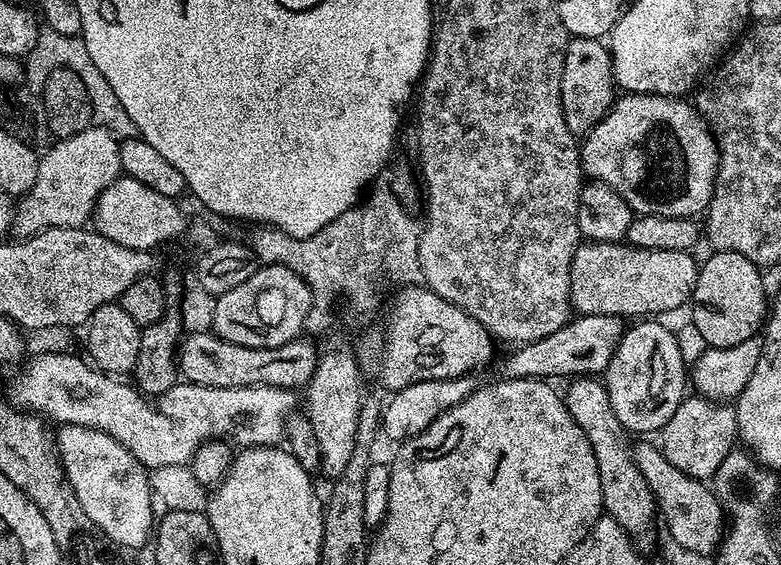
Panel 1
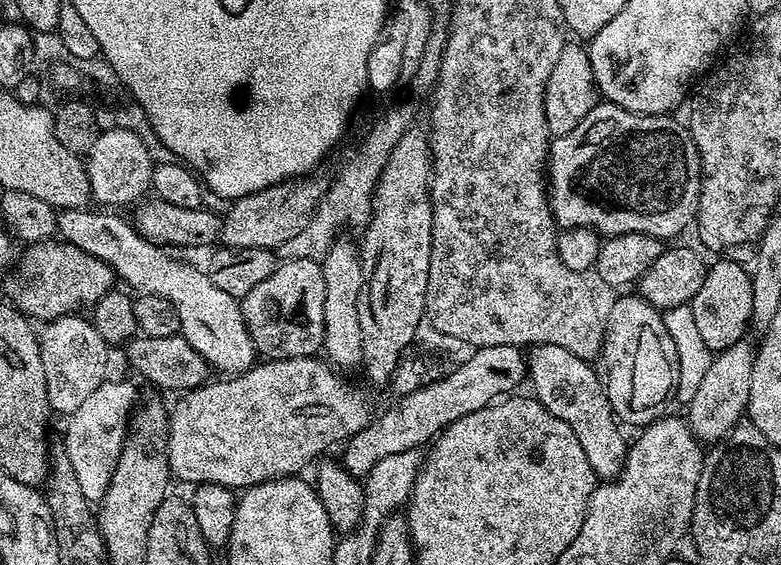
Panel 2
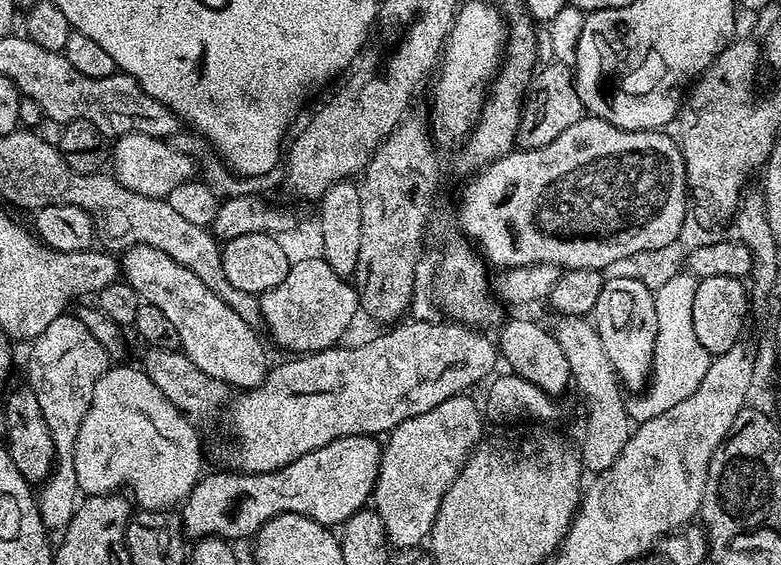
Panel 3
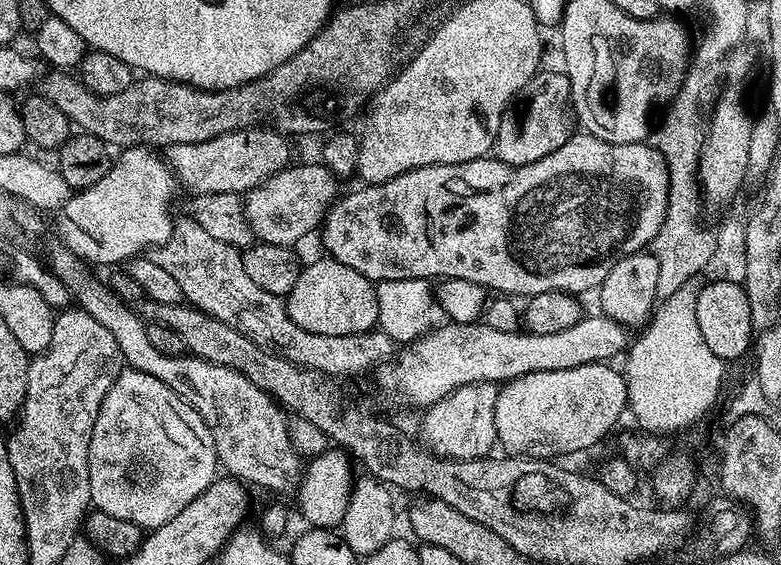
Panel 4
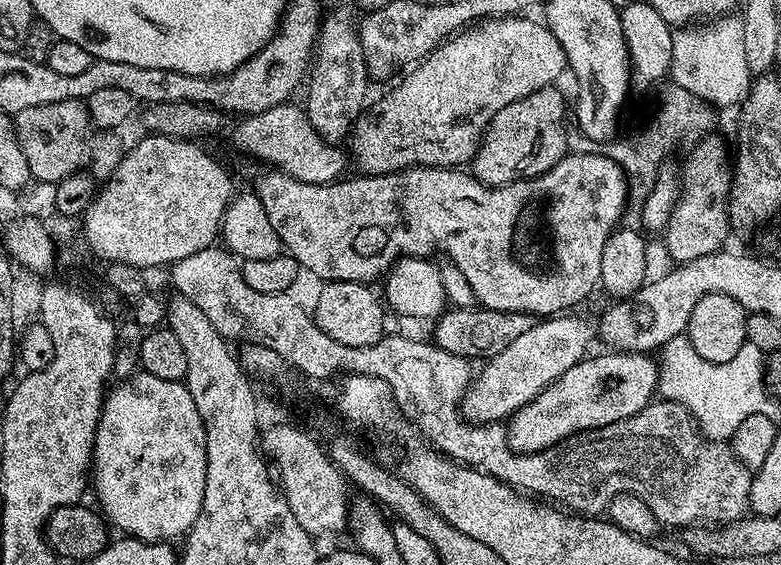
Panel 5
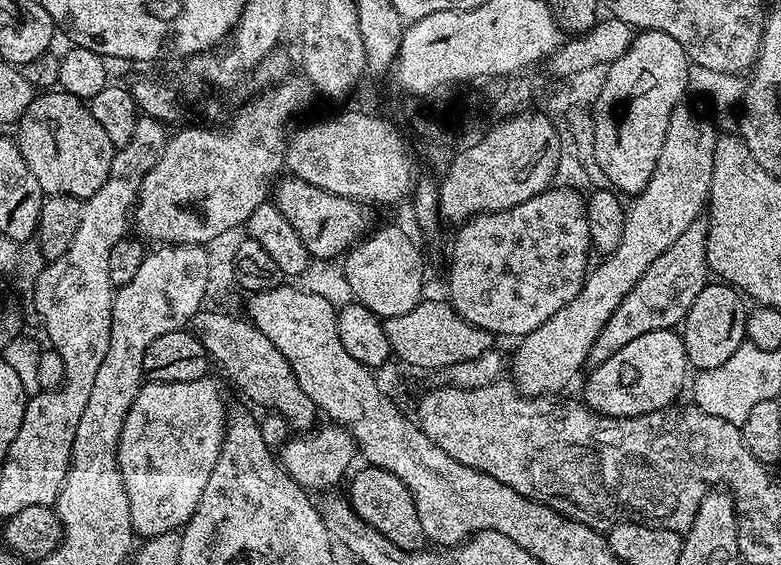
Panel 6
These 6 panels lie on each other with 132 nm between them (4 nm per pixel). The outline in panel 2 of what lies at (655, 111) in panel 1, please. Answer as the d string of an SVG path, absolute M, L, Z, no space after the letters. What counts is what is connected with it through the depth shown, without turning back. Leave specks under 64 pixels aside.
M597 102L570 130L570 134L562 134L551 141L548 149L548 162L546 165L546 179L548 182L548 203L552 206L552 216L556 219L557 225L561 229L566 228L593 228L601 237L607 238L618 234L650 234L654 238L668 242L671 236L676 236L679 232L684 232L693 223L696 207L700 201L700 155L692 141L687 127L675 120L675 115L665 114L655 116L654 114L642 114L641 112L631 112L617 104L607 102Z

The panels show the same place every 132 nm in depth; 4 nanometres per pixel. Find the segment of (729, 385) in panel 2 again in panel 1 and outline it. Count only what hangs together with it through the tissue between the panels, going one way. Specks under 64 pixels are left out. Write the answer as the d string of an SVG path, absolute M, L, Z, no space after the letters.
M689 395L674 410L670 422L658 433L658 447L666 454L670 466L682 470L695 480L707 481L715 477L718 466L738 444L736 410L731 403L705 400L702 396Z

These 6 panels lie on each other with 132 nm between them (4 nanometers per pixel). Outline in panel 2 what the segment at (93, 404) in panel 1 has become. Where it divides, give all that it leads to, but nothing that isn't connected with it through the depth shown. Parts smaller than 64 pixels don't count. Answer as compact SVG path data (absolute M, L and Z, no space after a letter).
M303 356L302 358L294 358L293 360L265 359L263 362L251 367L248 371L233 375L231 378L220 378L224 380L213 379L207 384L201 384L199 388L193 388L183 393L183 395L177 399L180 401L177 402L176 408L174 404L174 407L171 409L168 422L169 473L171 473L175 479L177 476L178 479L185 480L188 486L217 484L218 486L226 486L233 490L253 488L255 484L261 484L267 480L276 480L279 476L295 476L303 473L303 468L306 467L308 463L311 465L317 458L323 457L325 453L327 453L324 451L326 451L331 444L338 443L337 445L339 445L341 442L347 441L348 437L354 435L358 430L365 428L366 425L368 425L370 417L373 415L374 409L368 405L368 400L364 397L363 390L355 388L352 384L347 384L339 375L343 376L333 365L316 356Z

